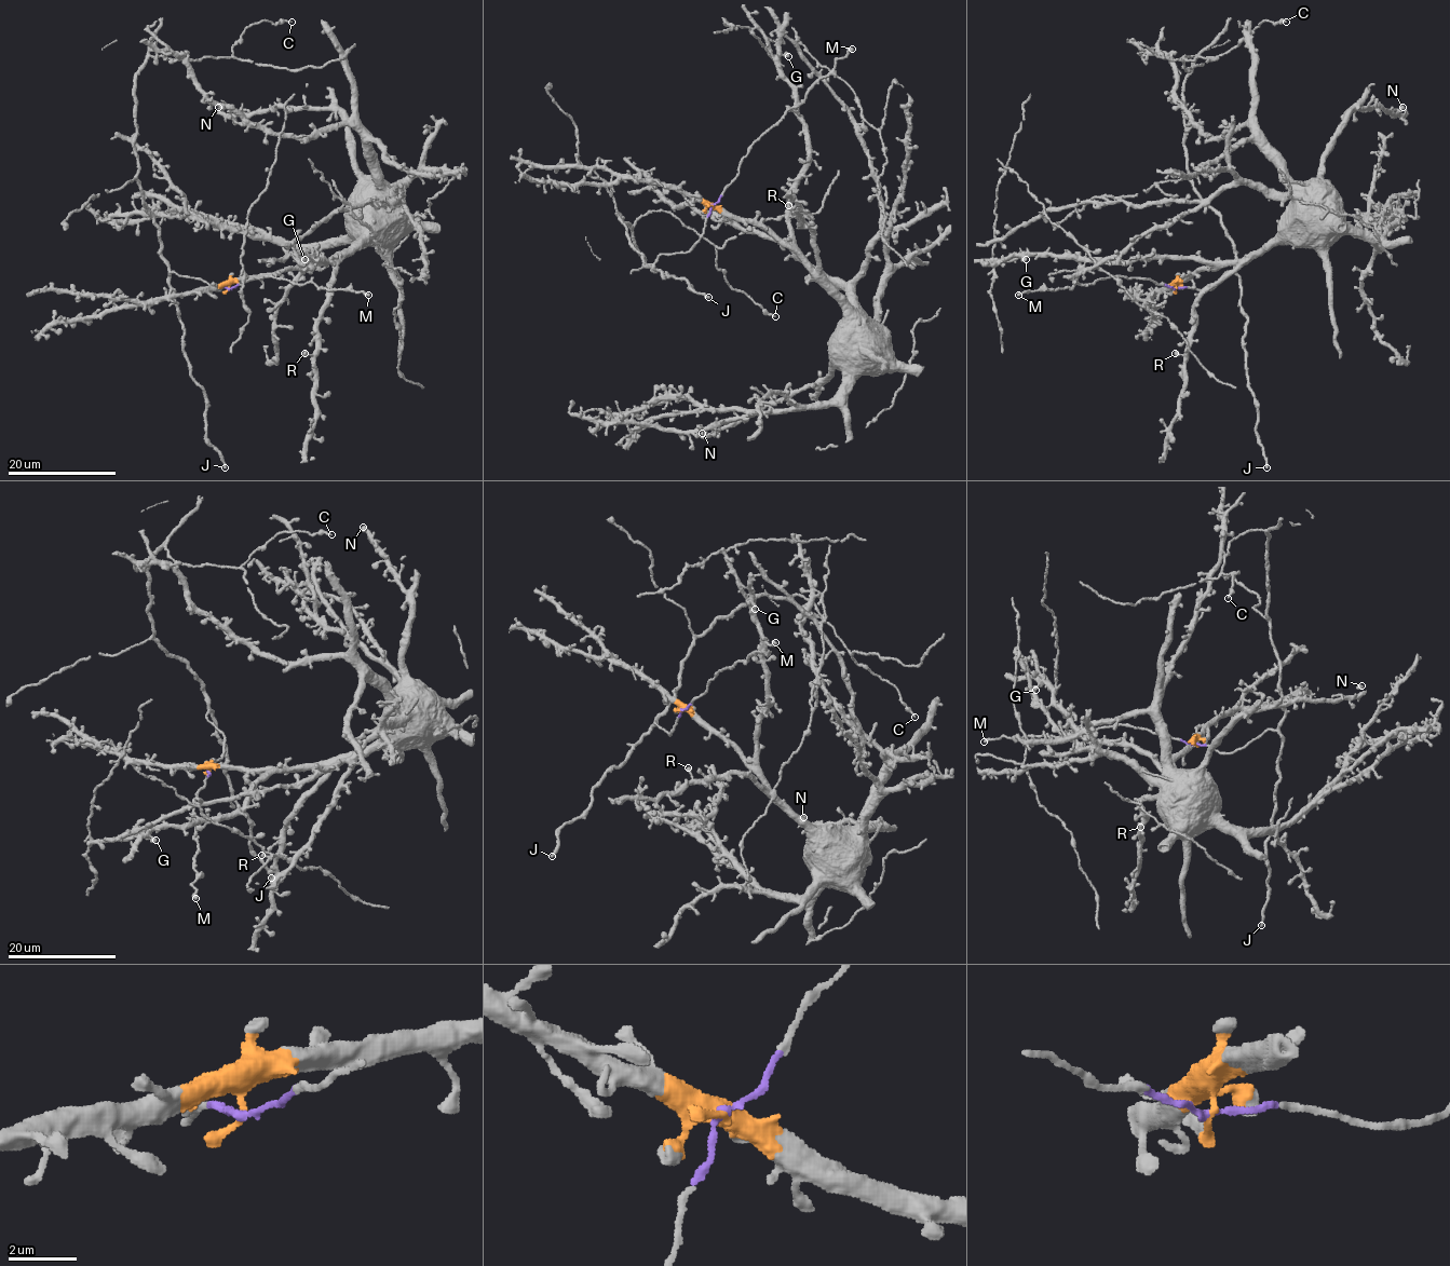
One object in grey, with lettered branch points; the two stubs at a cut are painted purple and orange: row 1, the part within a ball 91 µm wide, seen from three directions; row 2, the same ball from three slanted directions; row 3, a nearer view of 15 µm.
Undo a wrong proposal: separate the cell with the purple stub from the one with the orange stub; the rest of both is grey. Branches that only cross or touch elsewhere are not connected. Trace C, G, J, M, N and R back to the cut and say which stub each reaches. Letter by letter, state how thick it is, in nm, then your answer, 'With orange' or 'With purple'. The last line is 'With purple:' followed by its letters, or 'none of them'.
C: Thickness 120 nm. With purple
G: Thickness 480 nm. With orange
J: Thickness 240 nm. With purple
M: Thickness 400 nm. With purple
N: Thickness 480 nm. With orange
R: Thickness 420 nm. With orange
With purple: C, J, M

